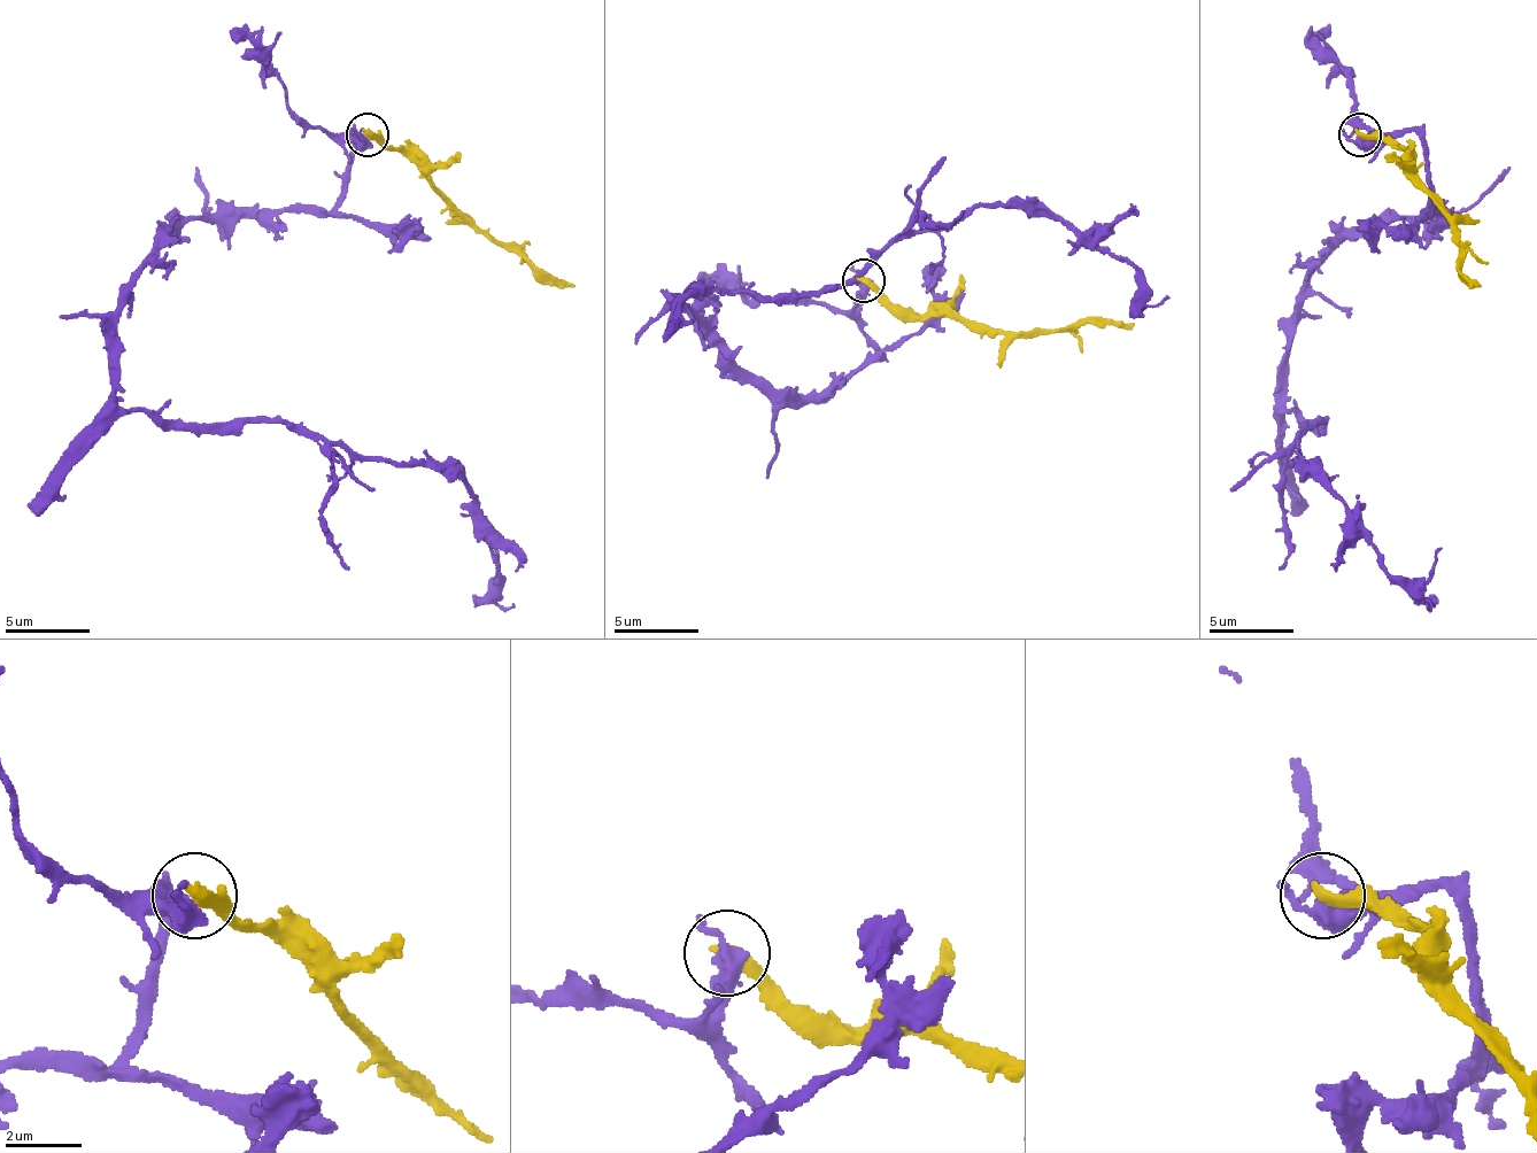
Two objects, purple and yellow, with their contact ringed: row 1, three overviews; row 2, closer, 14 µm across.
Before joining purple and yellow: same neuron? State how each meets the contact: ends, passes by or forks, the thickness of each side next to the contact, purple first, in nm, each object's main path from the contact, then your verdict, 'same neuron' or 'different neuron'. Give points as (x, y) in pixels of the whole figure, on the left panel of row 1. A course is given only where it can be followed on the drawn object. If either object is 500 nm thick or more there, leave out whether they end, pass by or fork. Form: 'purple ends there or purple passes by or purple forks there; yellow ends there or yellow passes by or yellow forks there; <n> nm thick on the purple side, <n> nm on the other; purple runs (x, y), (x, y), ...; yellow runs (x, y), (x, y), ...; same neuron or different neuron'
purple passes by; yellow ends there; 400 nm thick on the purple side, 340 nm on the other; purple runs (363, 133), (323, 210), (176, 223), (116, 325), (114, 397), (449, 465), (501, 577), (492, 597), (515, 606); yellow runs (368, 133), (409, 155), (464, 215), (535, 273), (576, 287); different neuron

